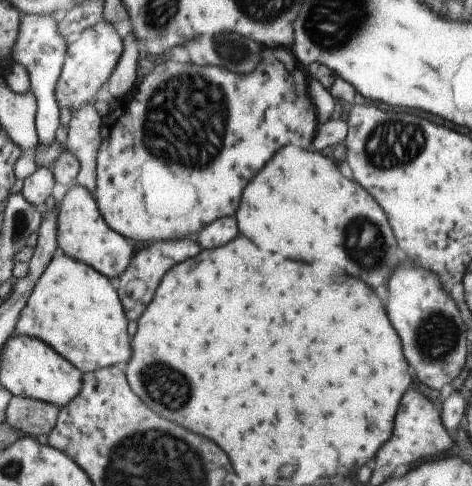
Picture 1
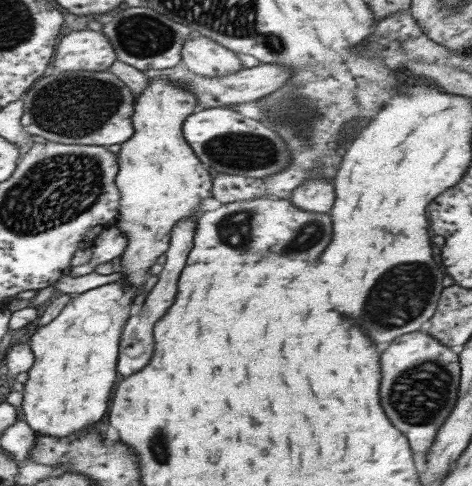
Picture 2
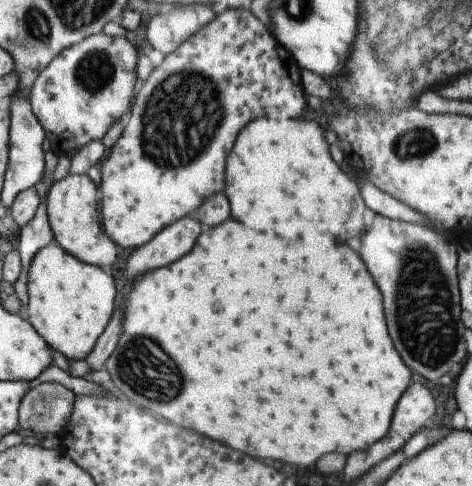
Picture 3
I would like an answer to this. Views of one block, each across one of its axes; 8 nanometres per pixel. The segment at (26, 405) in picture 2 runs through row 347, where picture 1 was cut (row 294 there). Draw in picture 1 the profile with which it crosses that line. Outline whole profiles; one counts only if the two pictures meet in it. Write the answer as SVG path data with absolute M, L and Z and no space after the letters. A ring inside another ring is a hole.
M59 254L47 264L45 272L35 282L7 340L19 336L41 340L83 374L91 374L131 360L133 348L131 342L127 342L127 322L125 308L109 280L87 264Z

